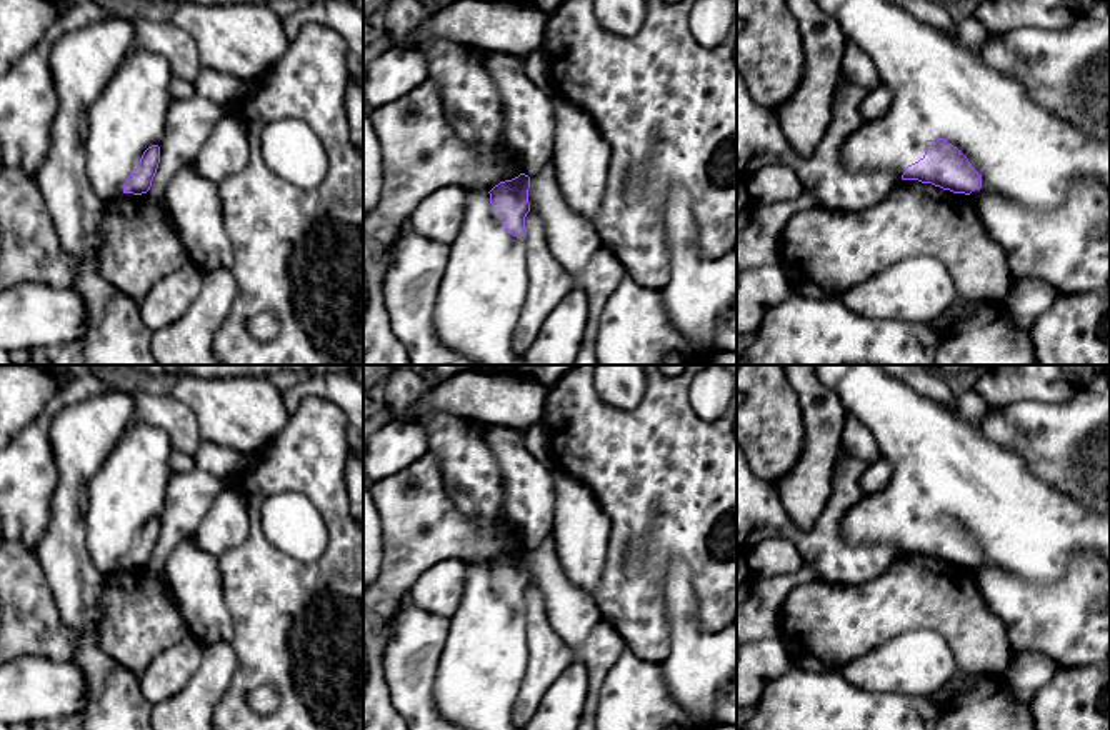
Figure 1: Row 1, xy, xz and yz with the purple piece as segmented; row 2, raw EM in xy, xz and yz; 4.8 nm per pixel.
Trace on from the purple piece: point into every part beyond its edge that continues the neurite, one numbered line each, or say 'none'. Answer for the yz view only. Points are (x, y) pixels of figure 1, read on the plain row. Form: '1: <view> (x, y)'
1: yz (939, 462)

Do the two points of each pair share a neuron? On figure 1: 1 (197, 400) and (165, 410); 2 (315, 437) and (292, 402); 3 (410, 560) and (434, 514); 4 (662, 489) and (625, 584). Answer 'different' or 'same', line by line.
1: different
2: different
3: same
4: same

